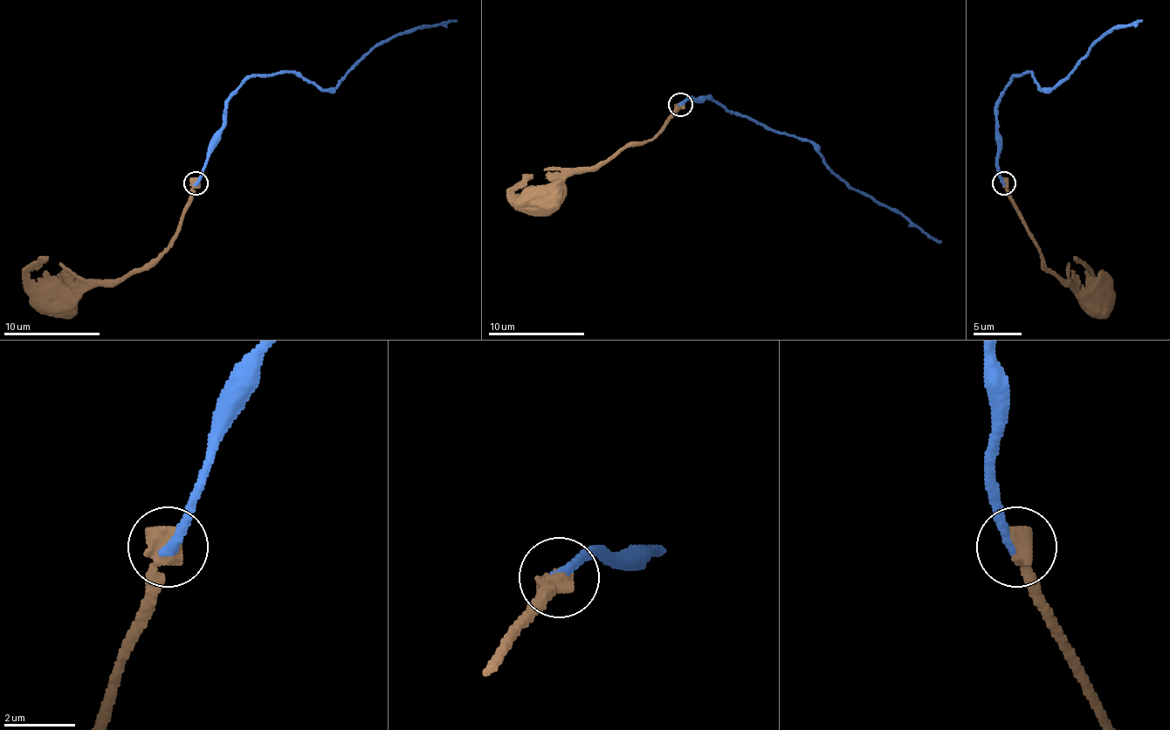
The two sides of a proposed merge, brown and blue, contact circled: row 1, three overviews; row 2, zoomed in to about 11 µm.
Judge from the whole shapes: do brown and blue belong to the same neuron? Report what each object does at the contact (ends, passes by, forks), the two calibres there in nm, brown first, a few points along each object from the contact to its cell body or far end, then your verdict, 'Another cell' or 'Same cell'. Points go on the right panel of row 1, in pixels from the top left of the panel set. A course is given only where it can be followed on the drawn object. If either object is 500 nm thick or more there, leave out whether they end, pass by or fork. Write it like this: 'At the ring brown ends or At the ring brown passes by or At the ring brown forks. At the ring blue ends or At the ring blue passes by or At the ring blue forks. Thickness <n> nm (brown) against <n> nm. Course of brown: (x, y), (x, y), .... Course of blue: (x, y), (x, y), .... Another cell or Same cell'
Thickness 700 nm (brown) against 300 nm. Course of brown: (1003, 183), (1028, 234), (1049, 270), (1078, 292), (1099, 290), (1097, 294), (1099, 299). Course of blue: (1003, 183), (998, 164), (996, 101), (1010, 79), (1029, 72), (1037, 87), (1056, 87), (1107, 31), (1143, 19). Same cell

